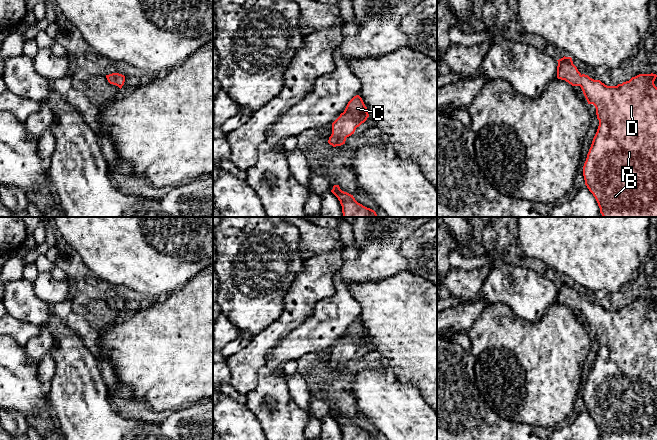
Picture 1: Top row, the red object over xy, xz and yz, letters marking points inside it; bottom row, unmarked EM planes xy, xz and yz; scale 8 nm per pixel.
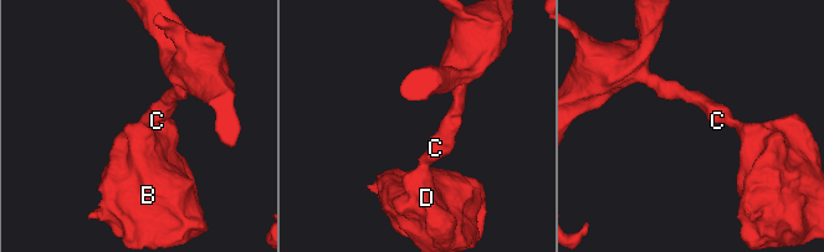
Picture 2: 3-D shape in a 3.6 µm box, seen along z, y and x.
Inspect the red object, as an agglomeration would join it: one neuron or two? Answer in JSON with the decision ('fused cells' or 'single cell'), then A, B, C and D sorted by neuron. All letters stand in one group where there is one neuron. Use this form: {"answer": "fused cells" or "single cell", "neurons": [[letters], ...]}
{"answer": "single cell", "neurons": [["A", "B", "C", "D"]]}

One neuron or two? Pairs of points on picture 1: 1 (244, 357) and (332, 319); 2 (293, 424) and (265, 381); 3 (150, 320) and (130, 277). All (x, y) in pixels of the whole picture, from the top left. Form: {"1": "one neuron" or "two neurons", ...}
{"1": "two neurons", "2": "one neuron", "3": "two neurons"}

